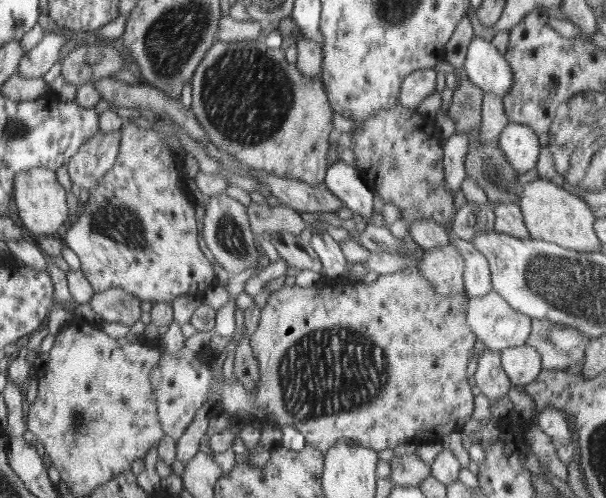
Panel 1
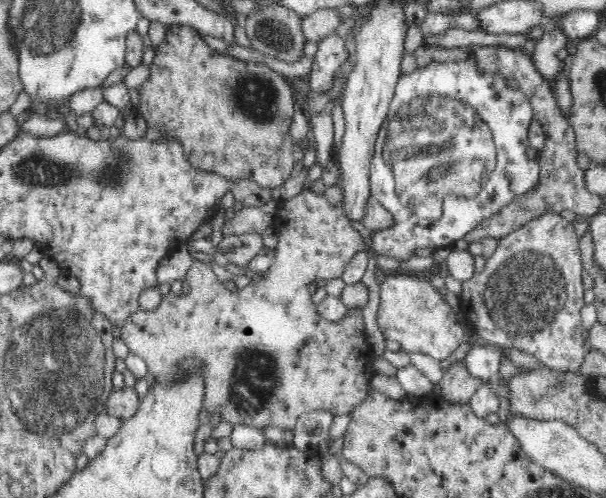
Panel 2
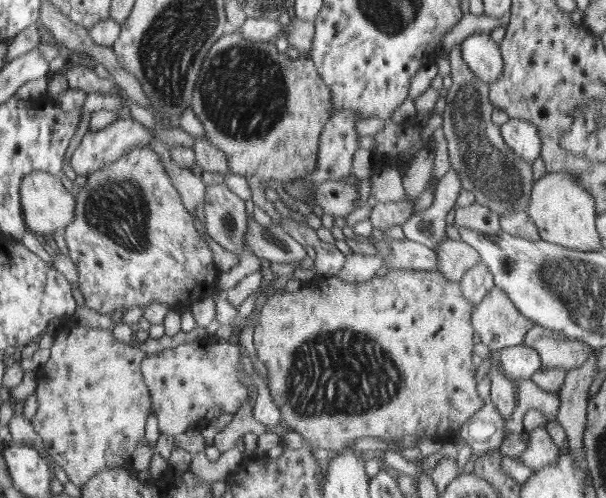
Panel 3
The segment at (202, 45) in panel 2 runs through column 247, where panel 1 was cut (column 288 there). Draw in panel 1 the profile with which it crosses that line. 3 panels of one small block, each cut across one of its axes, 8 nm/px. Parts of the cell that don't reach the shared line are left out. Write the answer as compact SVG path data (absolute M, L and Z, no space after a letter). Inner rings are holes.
M262 39L257 41L216 41L212 52L204 55L191 78L191 110L206 130L210 142L218 150L226 150L238 164L248 170L268 172L285 179L300 179L310 185L324 182L328 138L332 132L332 110L322 88L321 77L311 77L286 61L281 49L268 48Z

